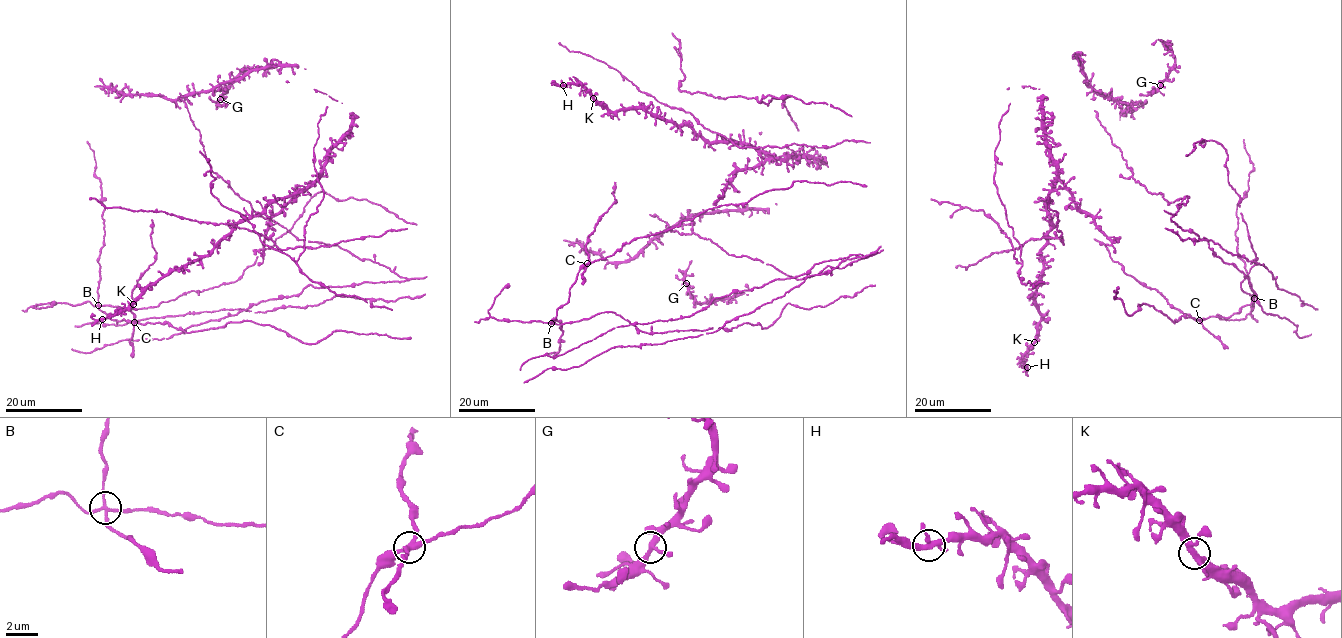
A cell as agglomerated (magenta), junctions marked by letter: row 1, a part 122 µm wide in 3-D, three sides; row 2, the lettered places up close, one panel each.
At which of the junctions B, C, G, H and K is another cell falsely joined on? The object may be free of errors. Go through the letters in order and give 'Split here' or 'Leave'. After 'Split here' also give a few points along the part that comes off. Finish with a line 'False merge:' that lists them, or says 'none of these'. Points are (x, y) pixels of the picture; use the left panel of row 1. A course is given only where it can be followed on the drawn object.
B: Leave
C: Split here. Course of the part to remove: (134, 322), (130, 307), (131, 291), (155, 260), (152, 219)
G: Leave
H: Leave
K: Leave
False merge: C

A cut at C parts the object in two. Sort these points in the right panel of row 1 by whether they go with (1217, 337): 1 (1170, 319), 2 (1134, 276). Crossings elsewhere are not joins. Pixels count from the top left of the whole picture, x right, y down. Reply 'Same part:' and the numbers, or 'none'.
Same part: 2

